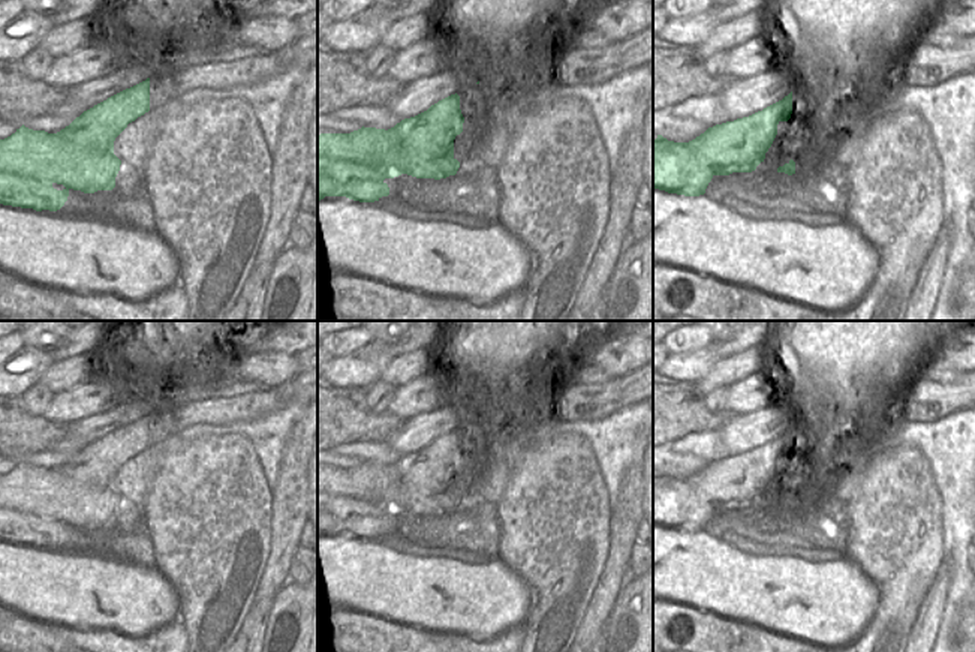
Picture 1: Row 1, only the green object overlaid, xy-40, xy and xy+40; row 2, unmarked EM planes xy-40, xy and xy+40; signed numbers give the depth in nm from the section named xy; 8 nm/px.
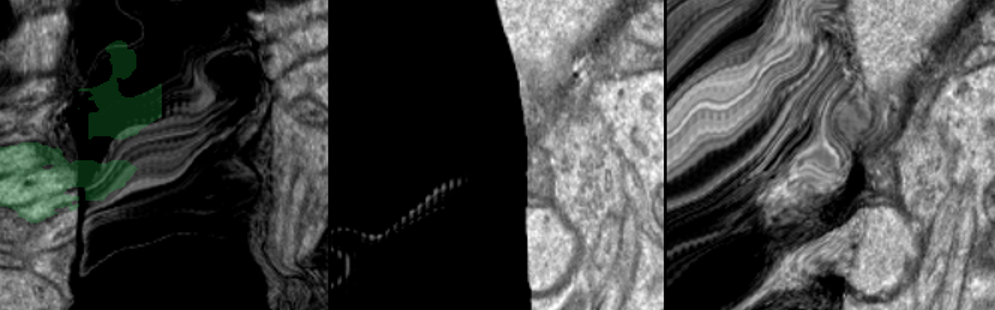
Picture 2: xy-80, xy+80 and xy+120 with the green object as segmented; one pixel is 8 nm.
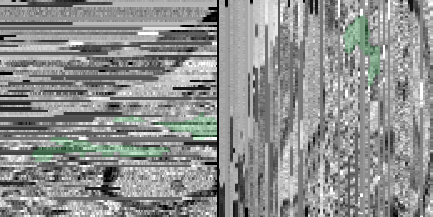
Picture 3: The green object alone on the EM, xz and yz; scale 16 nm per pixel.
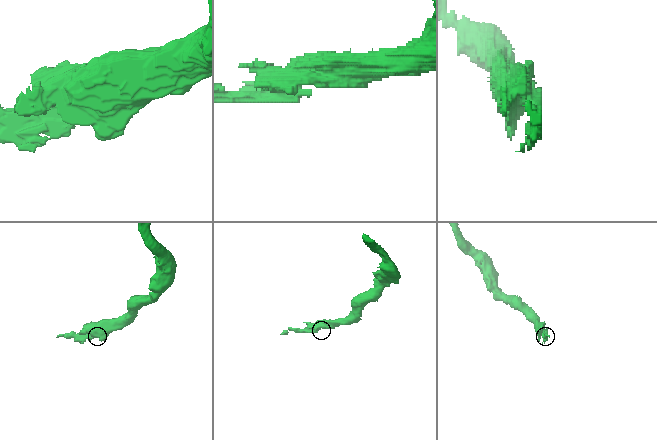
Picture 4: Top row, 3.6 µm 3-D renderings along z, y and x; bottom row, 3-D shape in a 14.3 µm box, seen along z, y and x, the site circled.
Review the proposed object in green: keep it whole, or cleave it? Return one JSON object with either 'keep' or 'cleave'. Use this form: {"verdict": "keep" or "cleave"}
{"verdict": "keep"}

